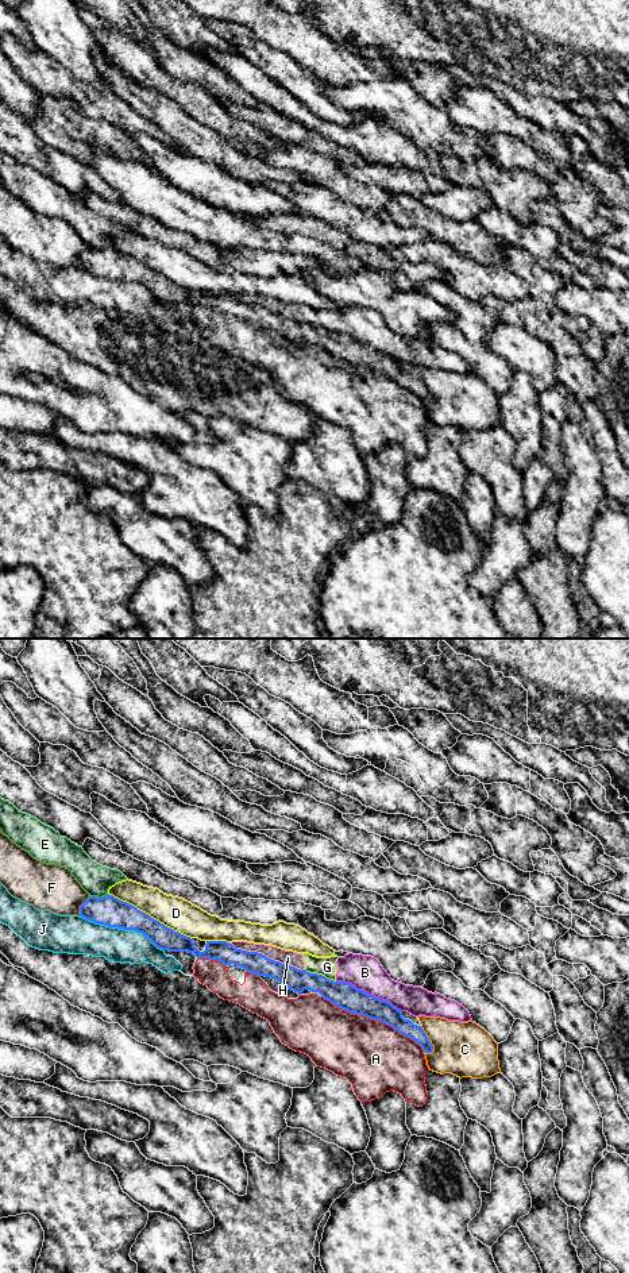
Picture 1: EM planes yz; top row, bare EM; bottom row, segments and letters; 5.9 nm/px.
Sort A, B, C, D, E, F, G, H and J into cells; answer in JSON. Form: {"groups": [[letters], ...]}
{"groups": [["A"], ["B", "G", "H"], ["C"], ["D"], ["E"], ["F"], ["J"]]}

